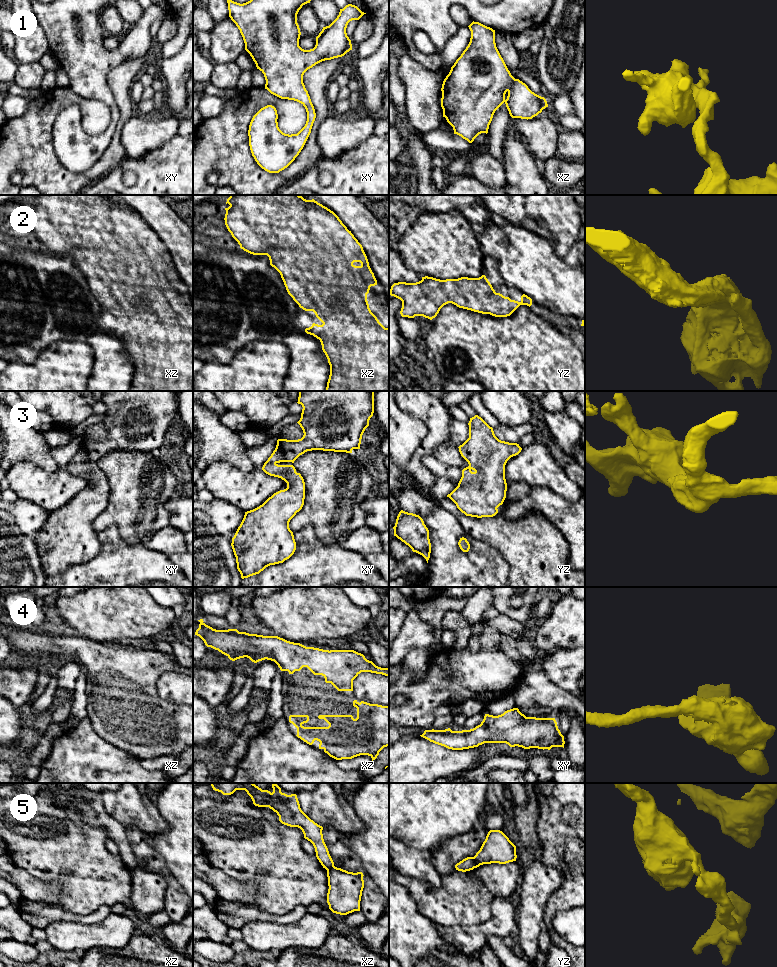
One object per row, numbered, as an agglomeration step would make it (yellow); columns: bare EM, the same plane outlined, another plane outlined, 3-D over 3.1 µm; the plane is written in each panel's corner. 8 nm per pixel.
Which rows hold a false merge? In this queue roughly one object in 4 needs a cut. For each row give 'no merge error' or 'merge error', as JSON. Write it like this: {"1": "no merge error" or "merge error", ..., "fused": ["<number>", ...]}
{"1": "no merge error", "2": "no merge error", "3": "no merge error", "4": "no merge error", "5": "merge error", "fused": ["5"]}

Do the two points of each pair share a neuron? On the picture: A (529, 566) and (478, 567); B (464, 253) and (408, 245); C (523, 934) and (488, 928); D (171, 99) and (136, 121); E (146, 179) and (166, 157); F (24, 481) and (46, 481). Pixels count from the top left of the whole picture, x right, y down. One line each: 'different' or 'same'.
A: different
B: same
C: different
D: different
E: same
F: same

